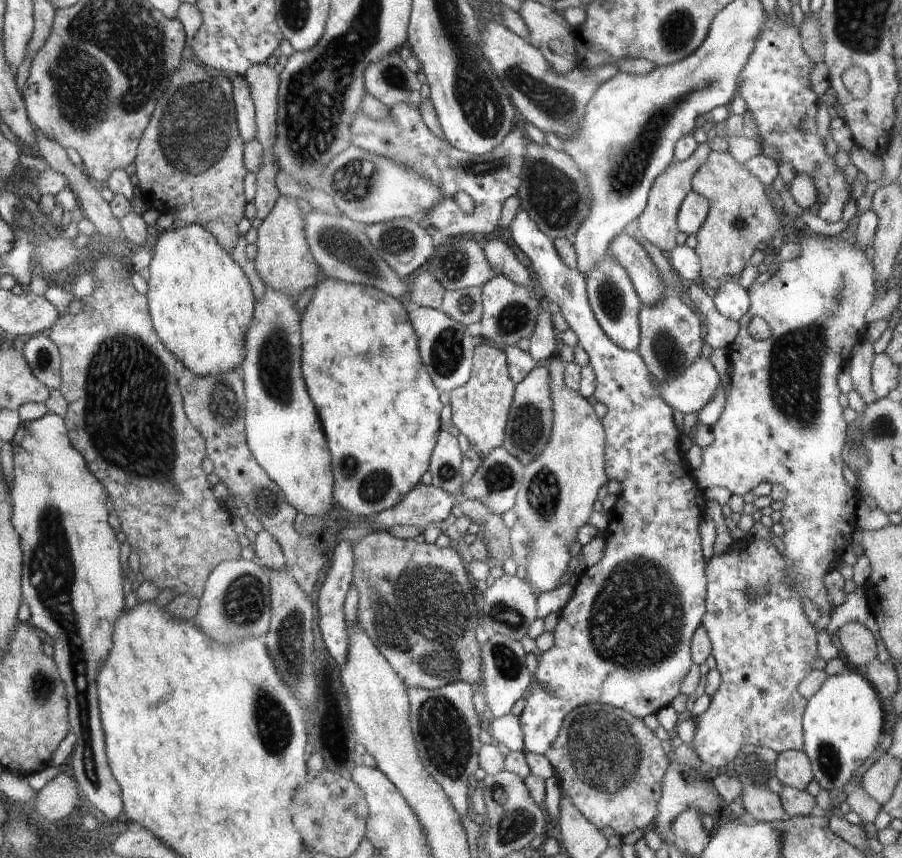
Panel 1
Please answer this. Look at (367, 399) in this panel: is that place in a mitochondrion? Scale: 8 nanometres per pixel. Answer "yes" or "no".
no

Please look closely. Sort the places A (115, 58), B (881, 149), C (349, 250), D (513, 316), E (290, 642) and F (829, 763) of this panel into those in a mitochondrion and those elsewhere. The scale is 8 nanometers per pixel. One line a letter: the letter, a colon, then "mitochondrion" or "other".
A: mitochondrion
B: other
C: mitochondrion
D: mitochondrion
E: mitochondrion
F: mitochondrion

